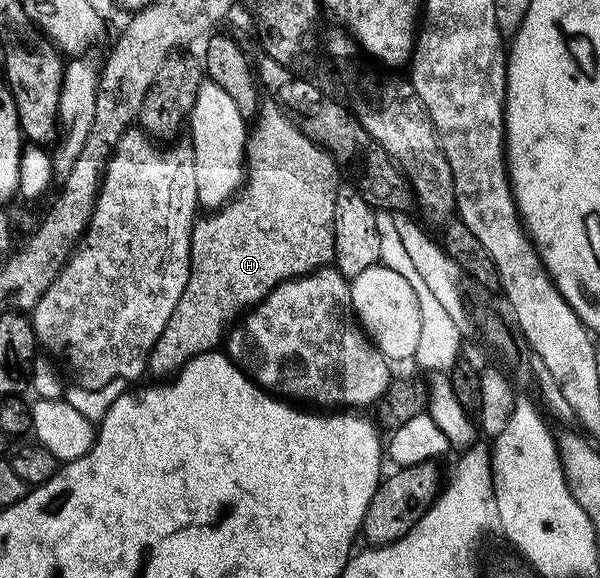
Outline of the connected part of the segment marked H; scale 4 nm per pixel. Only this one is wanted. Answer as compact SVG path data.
M275 102L261 103L259 112L250 128L246 149L246 175L243 184L240 186L240 191L227 204L204 214L208 216L201 215L192 225L190 278L186 282L186 290L182 290L182 298L178 298L178 306L174 306L174 314L170 314L170 322L166 322L166 330L162 330L162 338L158 338L154 350L148 356L148 372L151 375L164 376L160 378L175 377L188 360L193 360L194 357L200 356L204 352L219 349L233 321L245 310L251 309L261 300L266 299L279 284L284 284L287 280L294 280L297 276L306 276L310 272L315 272L317 268L331 265L335 258L335 202L341 185L342 173L340 167L336 165L335 158L326 149L318 147L313 140L306 138L302 134L302 130L298 130L296 123L287 116L279 104Z

